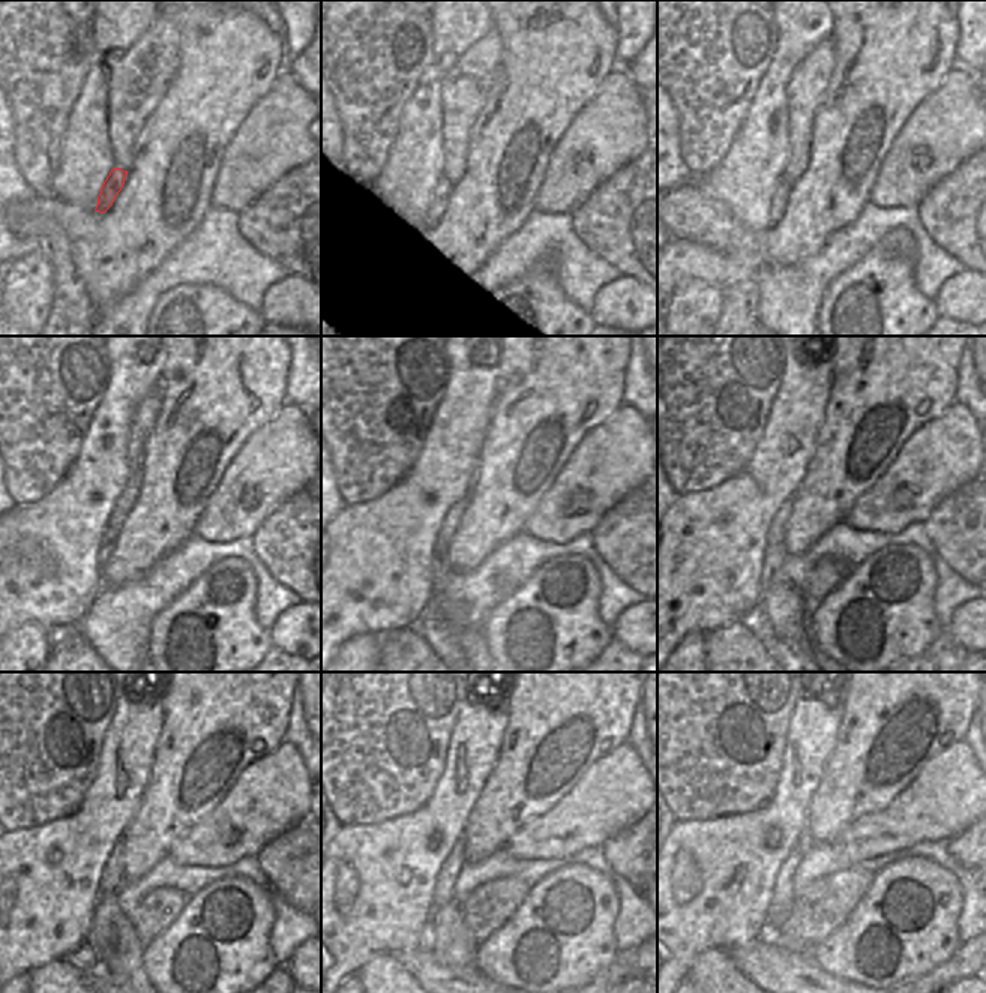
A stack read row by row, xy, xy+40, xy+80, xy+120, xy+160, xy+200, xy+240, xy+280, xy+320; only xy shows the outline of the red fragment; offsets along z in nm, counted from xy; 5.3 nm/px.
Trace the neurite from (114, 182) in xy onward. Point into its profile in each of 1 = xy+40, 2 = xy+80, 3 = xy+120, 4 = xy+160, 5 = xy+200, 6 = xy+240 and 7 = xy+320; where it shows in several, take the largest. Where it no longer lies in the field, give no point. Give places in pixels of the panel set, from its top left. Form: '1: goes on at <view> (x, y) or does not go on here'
1: goes on at xy+40 (443, 191)
2: goes on at xy+80 (778, 201)
3: goes on at xy+120 (105, 548)
4: goes on at xy+160 (440, 563)
5: goes on at xy+200 (782, 602)
6: goes on at xy+240 (111, 938)
7: goes on at xy+320 (785, 935)

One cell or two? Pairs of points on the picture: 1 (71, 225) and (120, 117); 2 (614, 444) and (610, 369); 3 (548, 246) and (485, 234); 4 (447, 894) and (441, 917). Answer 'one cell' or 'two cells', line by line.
1: two cells
2: two cells
3: two cells
4: two cells

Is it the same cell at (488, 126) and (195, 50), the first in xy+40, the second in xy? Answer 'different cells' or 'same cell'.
same cell

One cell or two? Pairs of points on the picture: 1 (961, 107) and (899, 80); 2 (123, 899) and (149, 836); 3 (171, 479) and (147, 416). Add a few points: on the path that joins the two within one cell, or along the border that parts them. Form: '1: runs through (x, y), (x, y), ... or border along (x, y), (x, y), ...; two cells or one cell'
1: border along (953, 66), (907, 119); two cells
2: border along (159, 861), (134, 881), (122, 882); two cells
3: border along (161, 395), (161, 408), (143, 449), (143, 464); two cells

